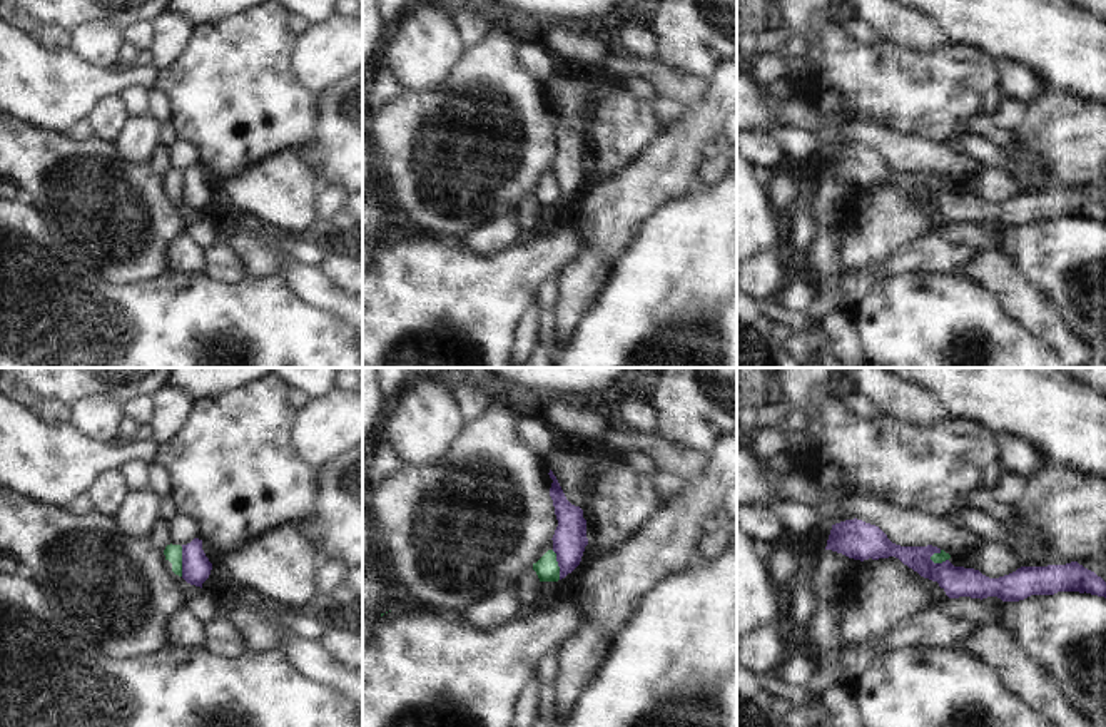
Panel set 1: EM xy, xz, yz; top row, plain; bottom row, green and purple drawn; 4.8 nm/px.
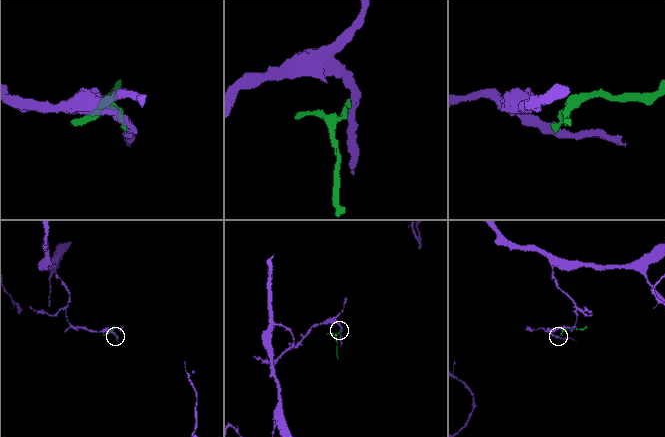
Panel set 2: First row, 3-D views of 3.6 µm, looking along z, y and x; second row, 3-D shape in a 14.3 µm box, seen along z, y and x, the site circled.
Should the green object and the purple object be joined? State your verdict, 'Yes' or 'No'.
No

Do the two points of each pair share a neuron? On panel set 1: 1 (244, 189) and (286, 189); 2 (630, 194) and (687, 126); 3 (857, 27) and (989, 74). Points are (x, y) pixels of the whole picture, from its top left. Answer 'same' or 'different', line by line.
1: same
2: same
3: different

